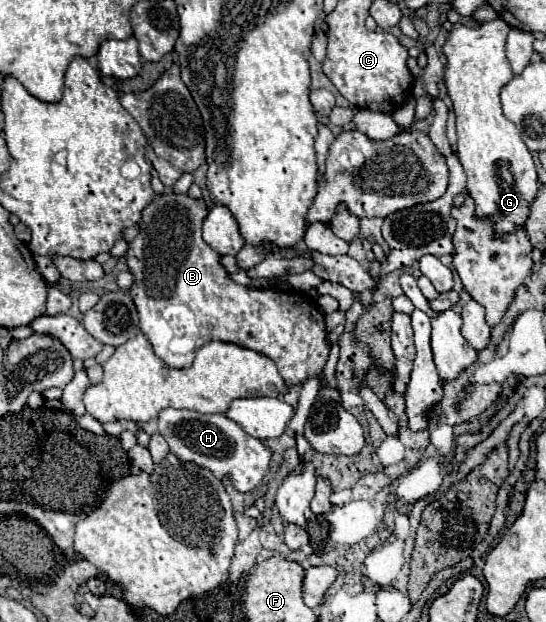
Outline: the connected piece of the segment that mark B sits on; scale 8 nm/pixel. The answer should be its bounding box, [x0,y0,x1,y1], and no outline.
[126,194,328,386]

